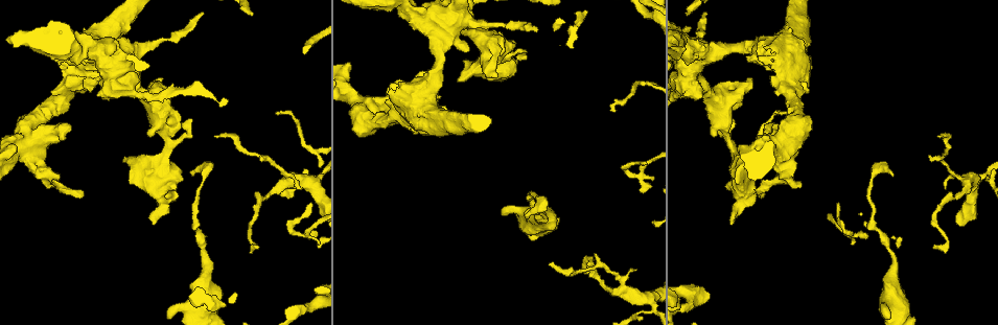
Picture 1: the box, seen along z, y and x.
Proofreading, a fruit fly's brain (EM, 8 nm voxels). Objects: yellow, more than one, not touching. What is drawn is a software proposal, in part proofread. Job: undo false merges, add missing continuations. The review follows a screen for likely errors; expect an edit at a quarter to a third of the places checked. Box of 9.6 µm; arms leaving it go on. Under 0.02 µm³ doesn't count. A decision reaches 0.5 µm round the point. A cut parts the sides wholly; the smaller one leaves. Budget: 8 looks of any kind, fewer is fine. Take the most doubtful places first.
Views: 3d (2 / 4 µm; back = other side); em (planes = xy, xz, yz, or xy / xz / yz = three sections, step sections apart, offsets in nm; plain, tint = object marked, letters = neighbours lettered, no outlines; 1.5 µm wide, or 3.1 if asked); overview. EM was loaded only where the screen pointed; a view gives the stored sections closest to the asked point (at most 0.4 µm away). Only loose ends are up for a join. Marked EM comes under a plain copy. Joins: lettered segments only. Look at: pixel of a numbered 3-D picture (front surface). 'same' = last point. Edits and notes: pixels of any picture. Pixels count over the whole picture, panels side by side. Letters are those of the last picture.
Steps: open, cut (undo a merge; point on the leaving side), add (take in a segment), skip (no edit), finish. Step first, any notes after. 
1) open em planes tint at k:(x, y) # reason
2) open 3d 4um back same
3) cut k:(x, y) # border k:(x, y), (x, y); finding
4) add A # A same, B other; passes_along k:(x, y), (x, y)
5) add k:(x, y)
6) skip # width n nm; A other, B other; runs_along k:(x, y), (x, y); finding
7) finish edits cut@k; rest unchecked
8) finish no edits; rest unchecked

open em planes tint at 1:(500, 52) # free end

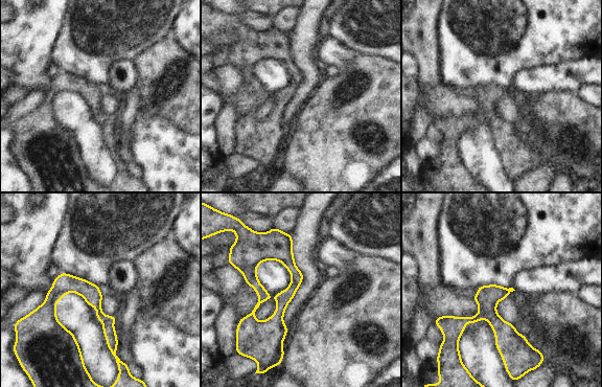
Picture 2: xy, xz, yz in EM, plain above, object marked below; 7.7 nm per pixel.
open em planes letters same # what lies round it

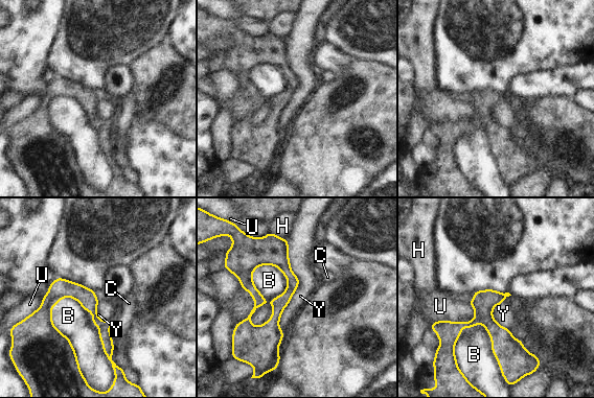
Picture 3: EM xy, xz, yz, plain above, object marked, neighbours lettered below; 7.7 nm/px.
skip # longest_contact B 550 nm; B other, C other, H other, U other, Y other; border 3:(299, 279), (281, 313), (281, 330); none of them fits

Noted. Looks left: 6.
open em xz step 8 tint at 1:(537, 30)

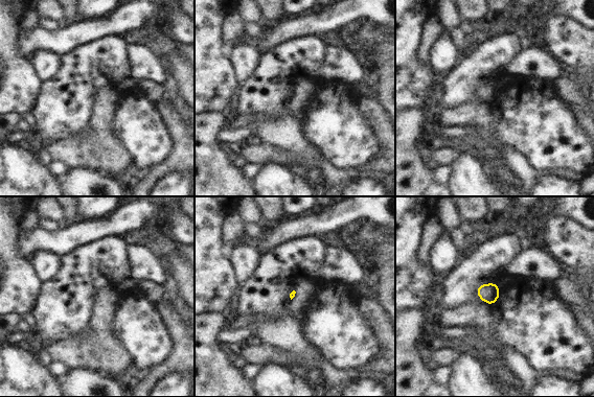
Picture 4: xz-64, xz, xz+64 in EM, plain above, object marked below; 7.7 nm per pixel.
open em planes letters same

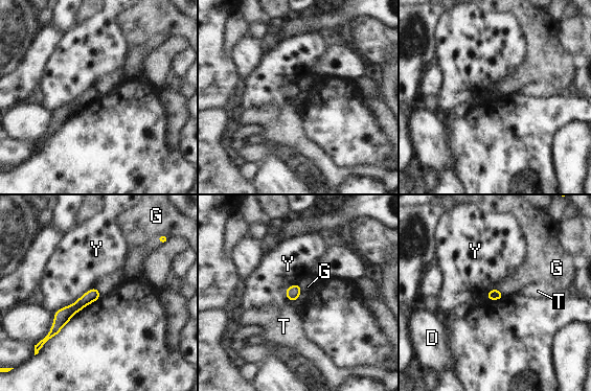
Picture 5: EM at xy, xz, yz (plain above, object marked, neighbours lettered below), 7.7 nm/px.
skip # D other, G other, T other, Y other; border 5:(299, 284), (300, 295), (292, 301); none of them fits

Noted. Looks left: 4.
open em planes letters at 1:(457, 80) # thick end

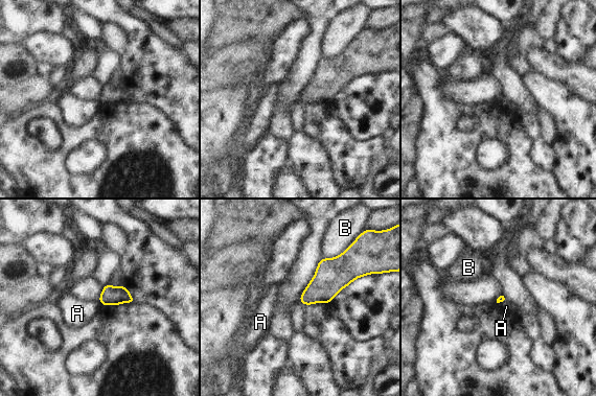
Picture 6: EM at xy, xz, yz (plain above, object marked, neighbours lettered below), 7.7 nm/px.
skip # A other, B other; border 6:(98, 301), (101, 304); no lettered segment goes on from it

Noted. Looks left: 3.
finish no edits; rest unchecked

